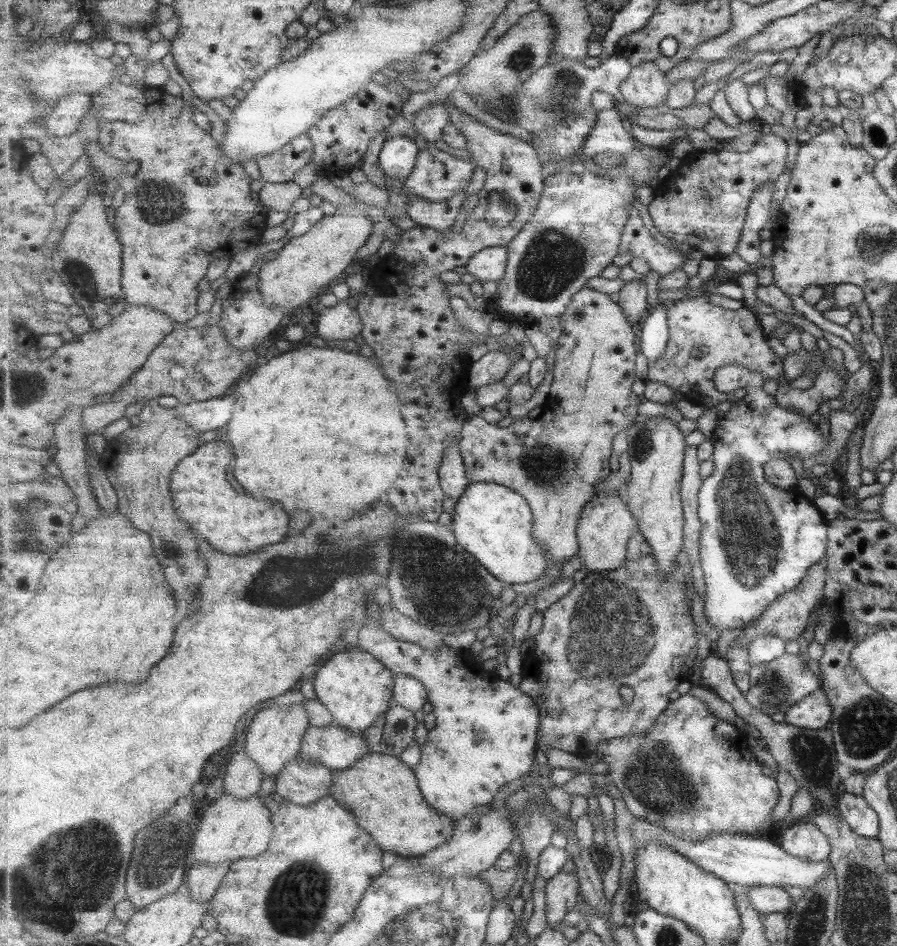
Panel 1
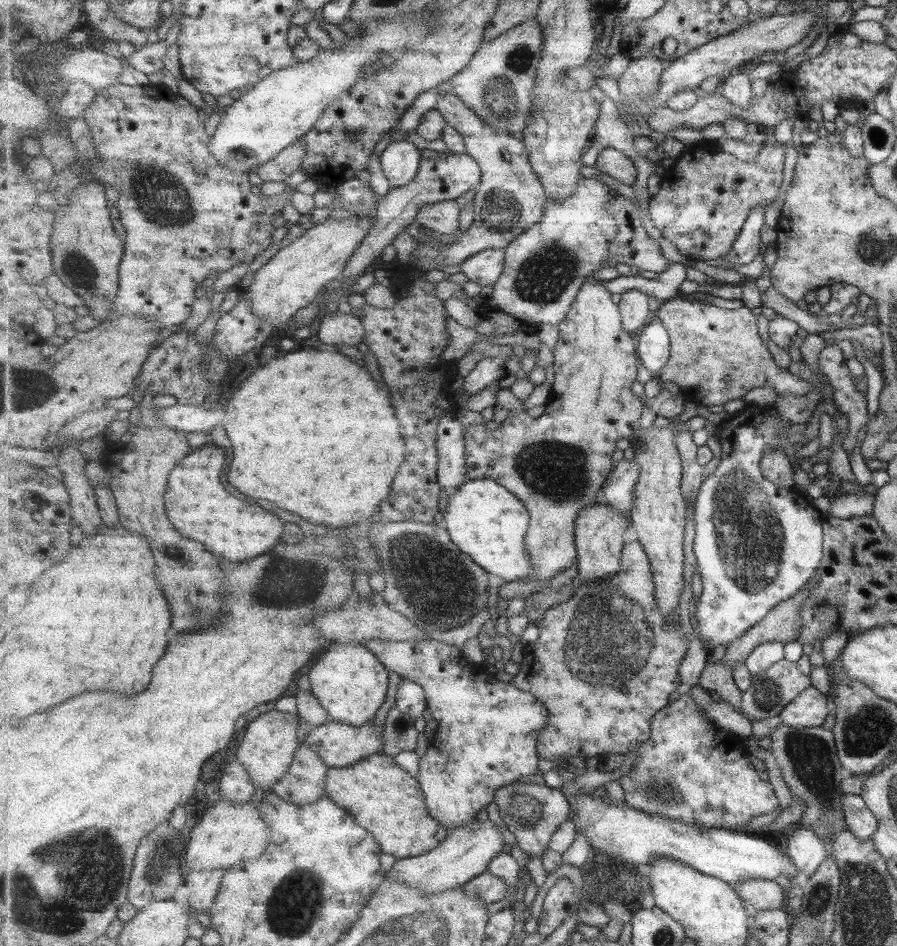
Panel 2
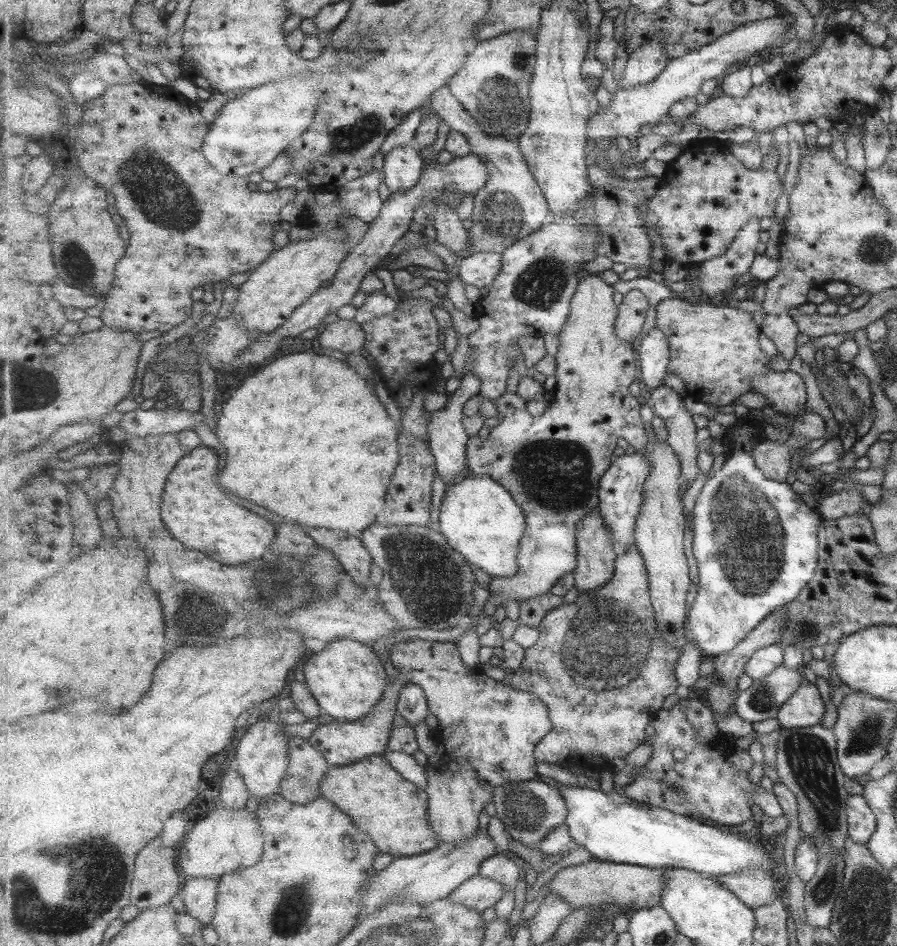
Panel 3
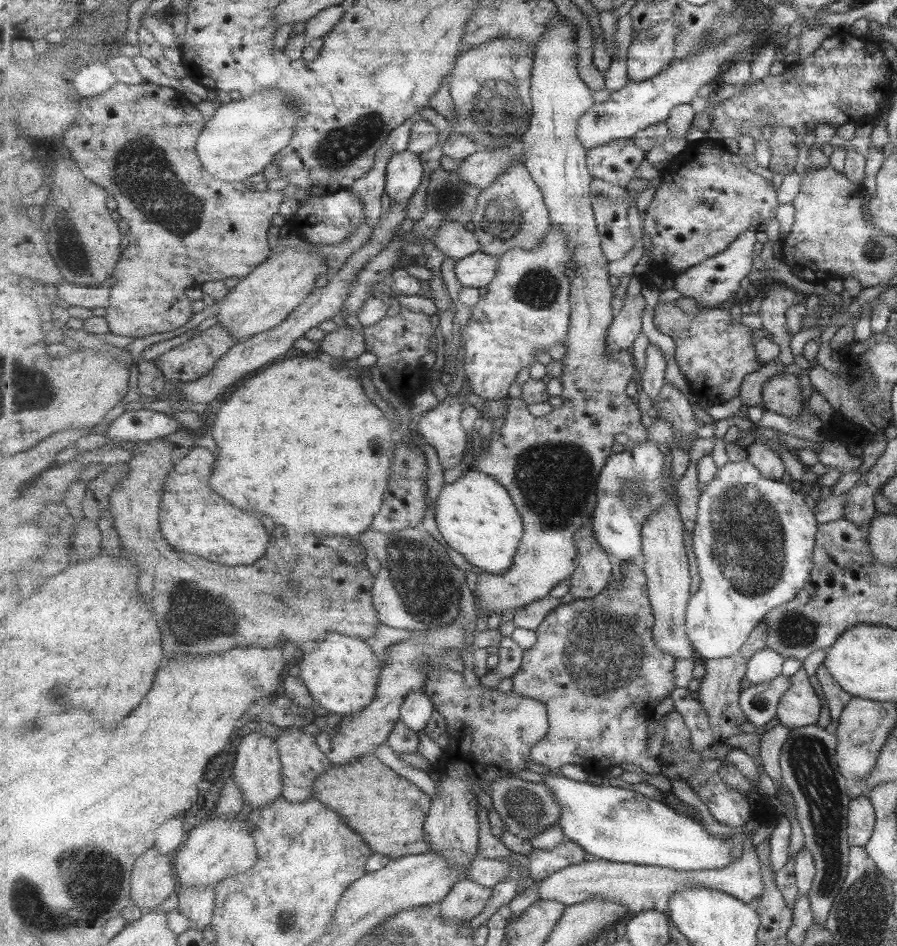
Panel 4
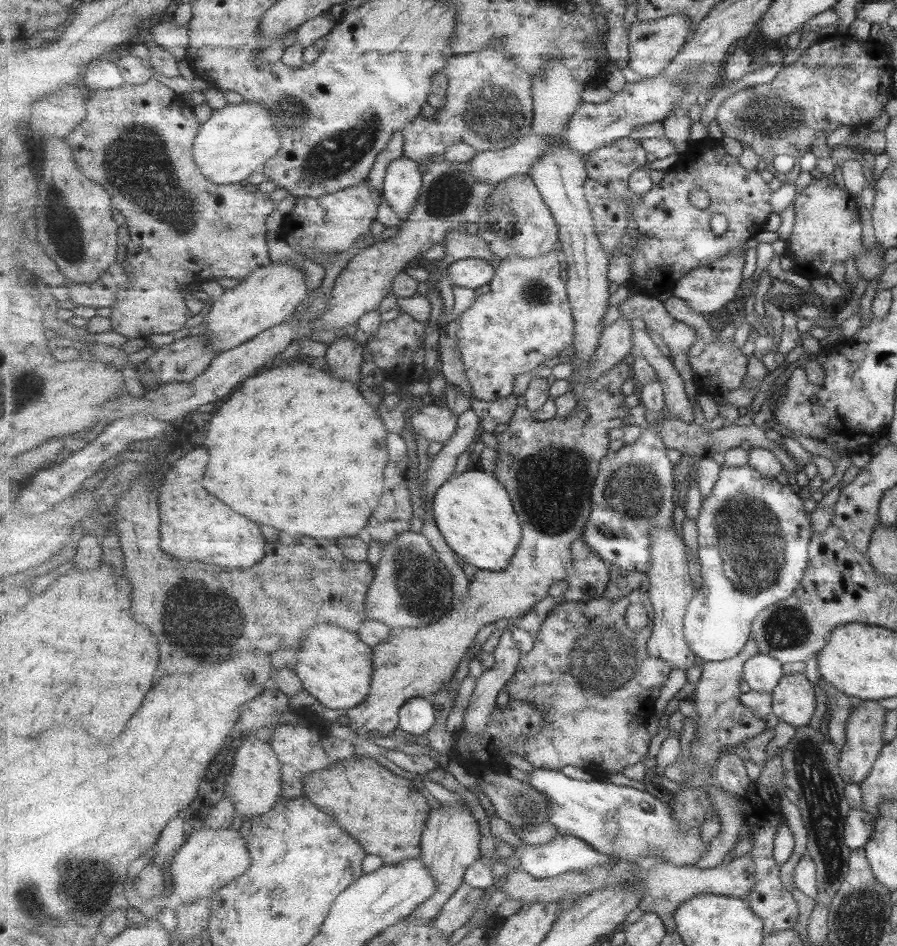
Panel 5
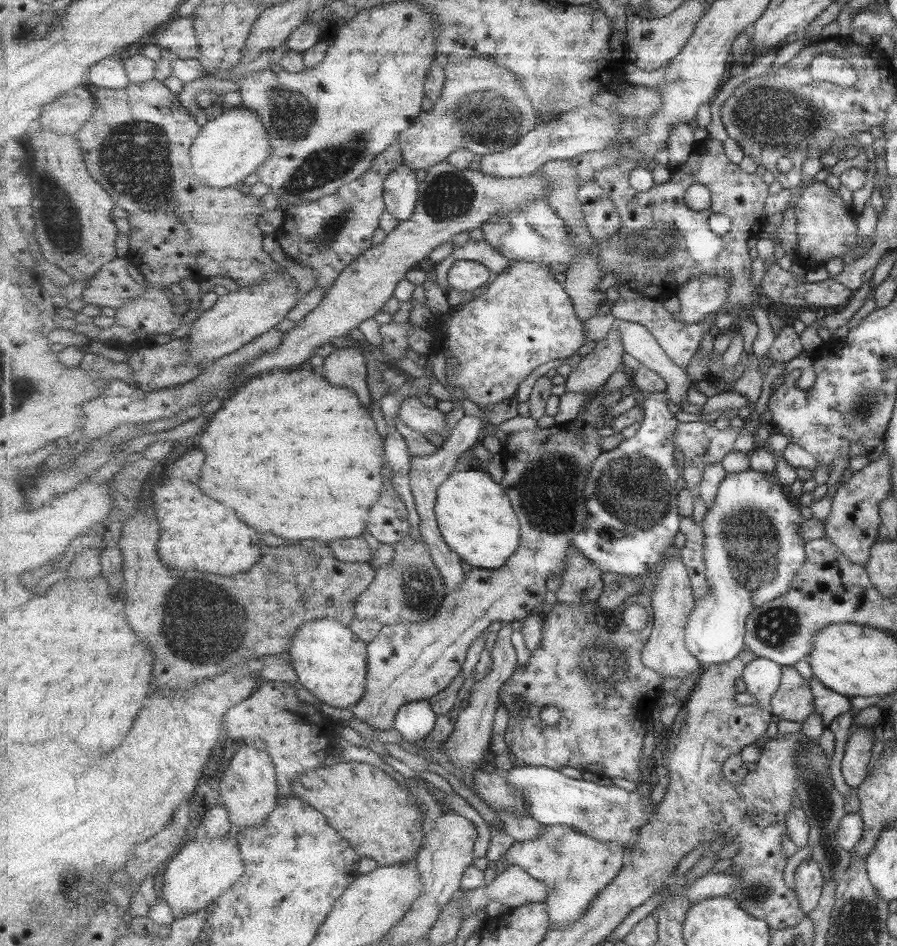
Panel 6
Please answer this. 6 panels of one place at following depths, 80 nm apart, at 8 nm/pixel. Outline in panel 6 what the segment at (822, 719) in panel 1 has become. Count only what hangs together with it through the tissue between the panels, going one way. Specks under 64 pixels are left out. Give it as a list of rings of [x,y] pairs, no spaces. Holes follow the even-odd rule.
[[[785,666],[782,683],[772,698],[771,711],[779,719],[802,723],[813,712],[813,699],[807,680],[794,666]]]

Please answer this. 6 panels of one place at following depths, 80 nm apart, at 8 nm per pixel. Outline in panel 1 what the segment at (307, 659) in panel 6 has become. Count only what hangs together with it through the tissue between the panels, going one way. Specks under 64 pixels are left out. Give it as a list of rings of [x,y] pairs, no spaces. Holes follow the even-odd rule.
[[[357,647],[338,650],[325,664],[312,673],[317,698],[331,711],[336,724],[351,732],[369,730],[381,716],[385,715],[395,697],[396,678],[378,657]]]

